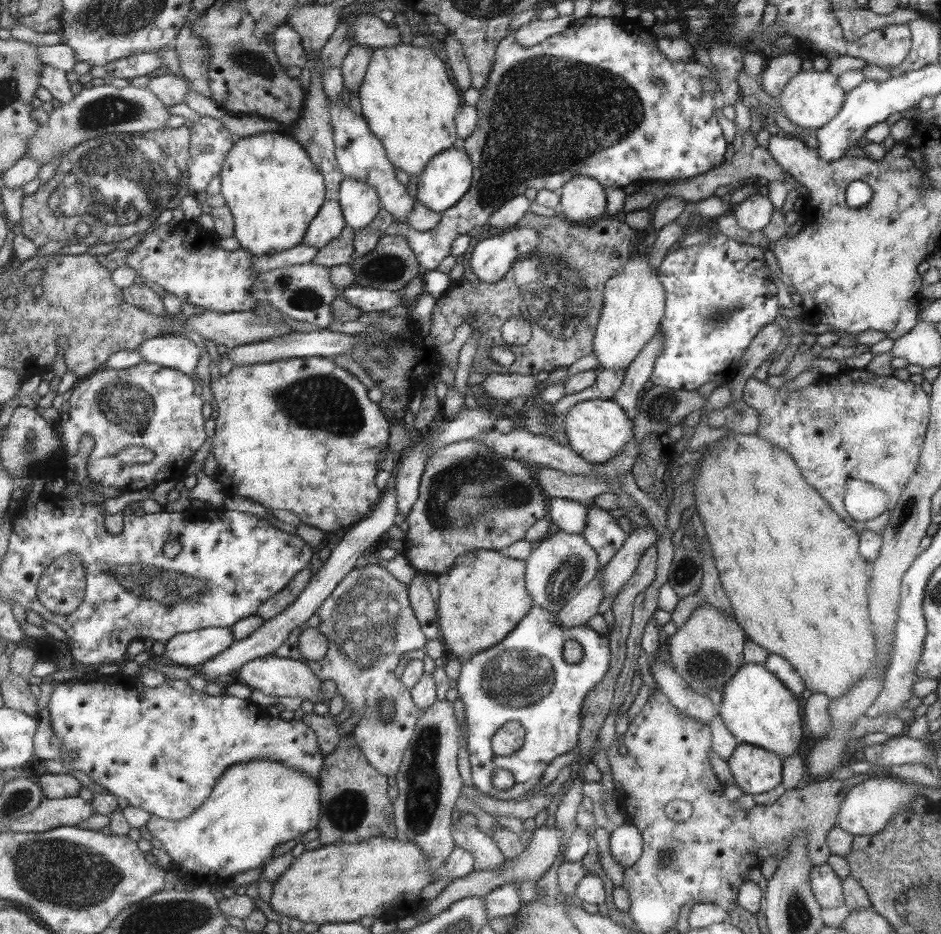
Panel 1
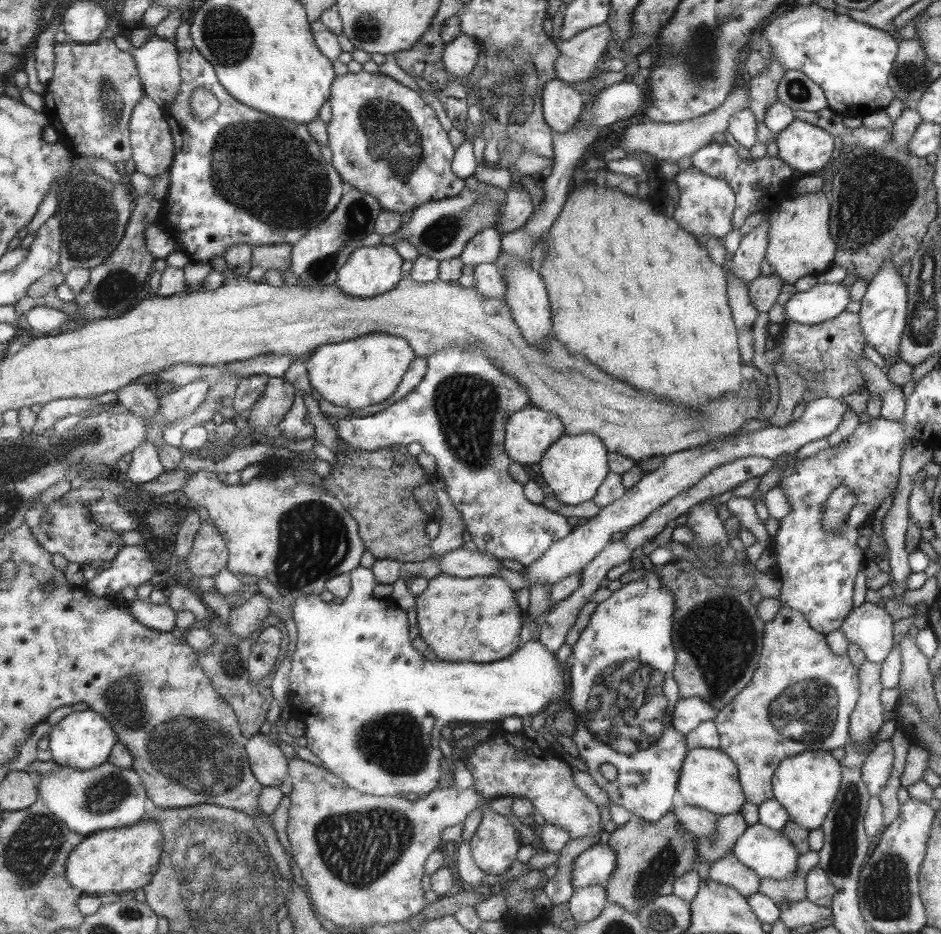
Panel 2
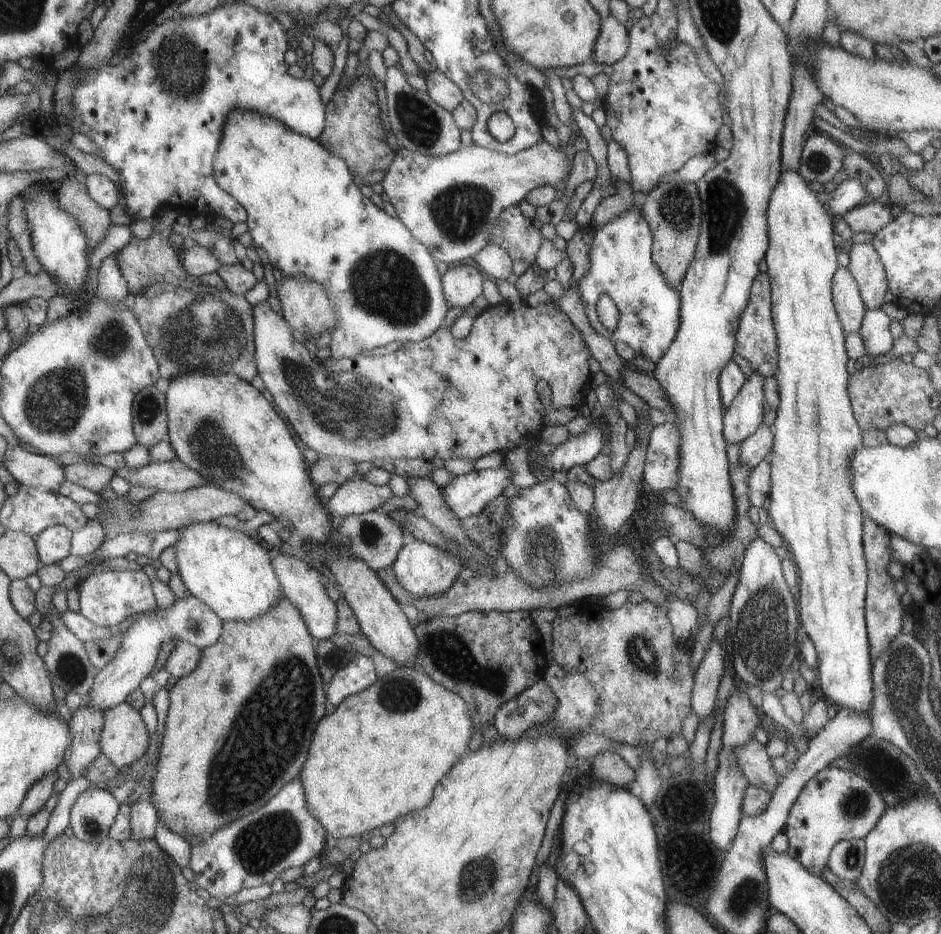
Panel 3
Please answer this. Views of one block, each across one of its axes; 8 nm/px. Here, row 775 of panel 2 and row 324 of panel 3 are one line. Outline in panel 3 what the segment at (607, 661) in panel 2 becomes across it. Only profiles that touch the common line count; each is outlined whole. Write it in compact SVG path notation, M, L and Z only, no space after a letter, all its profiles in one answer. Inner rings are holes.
M634 206L592 230L593 239L587 250L590 264L578 284L579 298L589 324L599 336L614 344L624 342L638 355L656 363L677 339L681 327L681 292L668 285L665 274L653 260L653 232L649 222L642 209ZM600 294L609 296L620 311L620 321L614 331L607 330L598 319L596 303Z

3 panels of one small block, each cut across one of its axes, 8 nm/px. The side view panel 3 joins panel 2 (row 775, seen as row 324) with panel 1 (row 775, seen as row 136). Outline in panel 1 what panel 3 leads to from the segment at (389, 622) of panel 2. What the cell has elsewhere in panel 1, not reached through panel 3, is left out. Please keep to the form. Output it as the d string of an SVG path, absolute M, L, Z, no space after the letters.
M260 759L229 766L214 786L209 799L200 809L190 814L190 817L183 821L166 821L152 815L146 826L152 836L162 843L172 859L170 870L180 876L184 883L191 882L196 887L201 883L213 886L218 877L220 880L226 880L228 876L236 875L238 872L244 873L264 866L278 844L286 843L288 840L300 840L300 836L316 828L316 824L320 822L321 808L321 788L316 779L283 762Z

